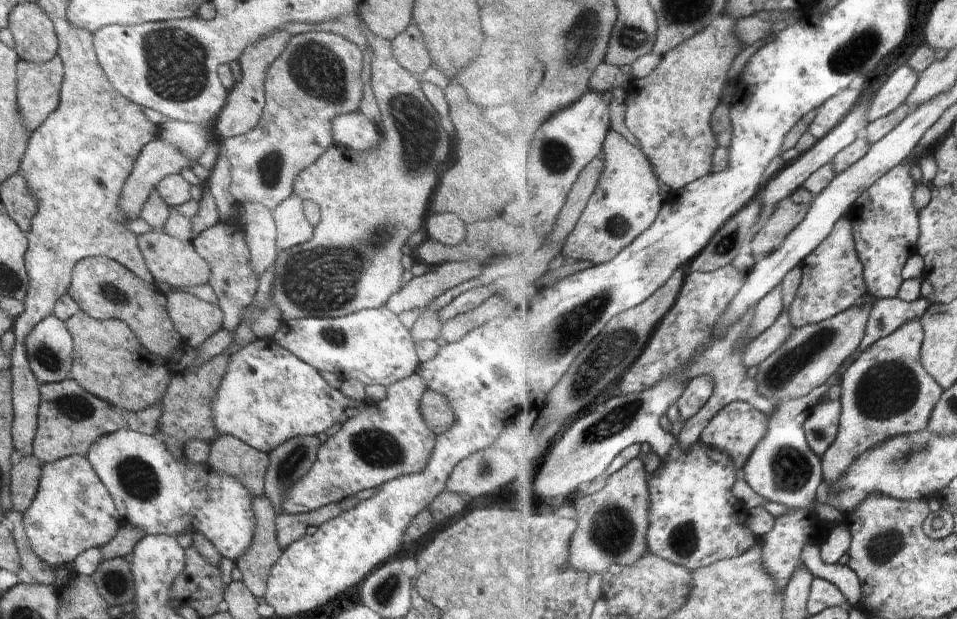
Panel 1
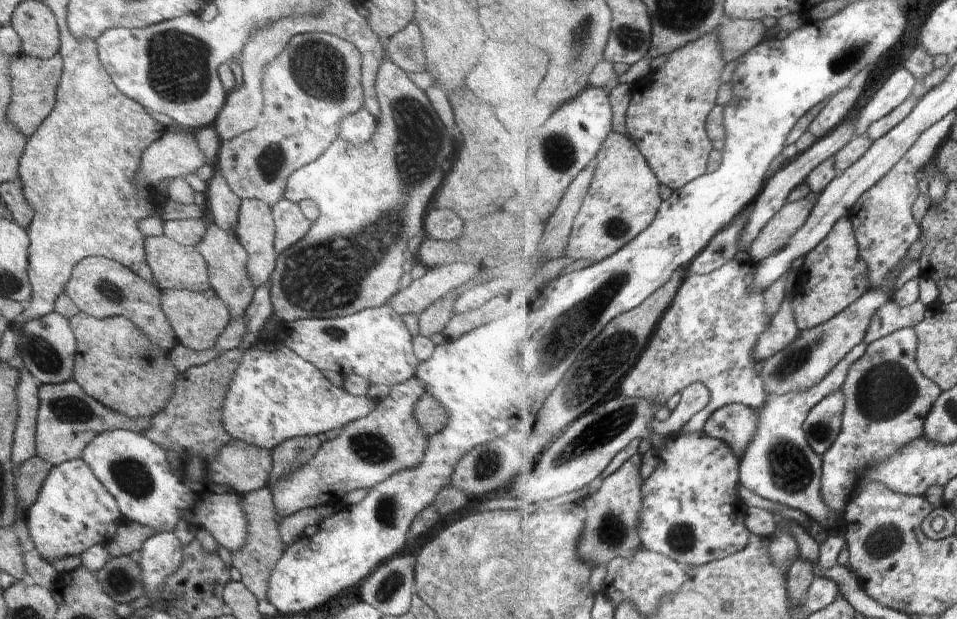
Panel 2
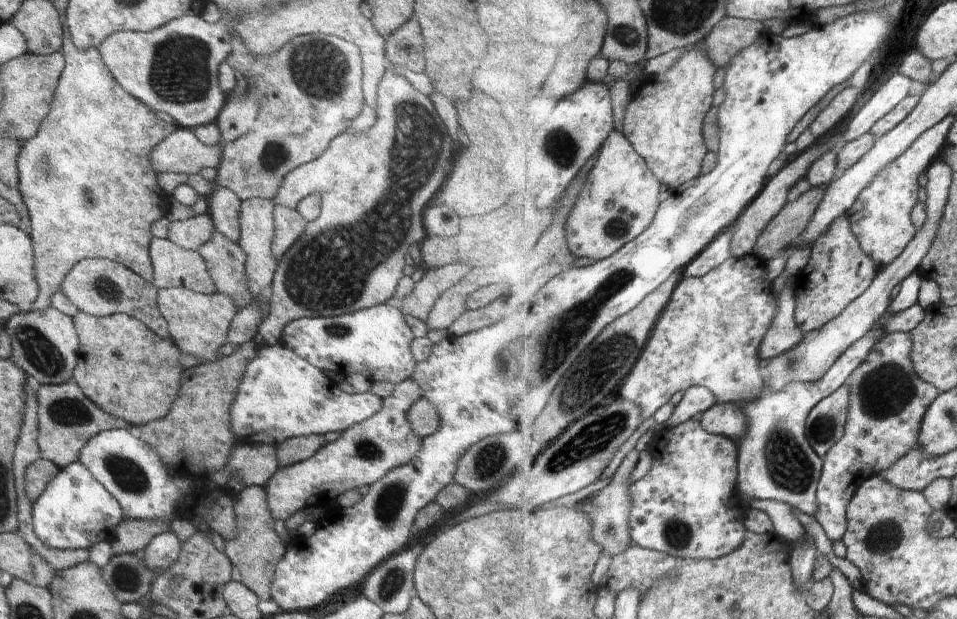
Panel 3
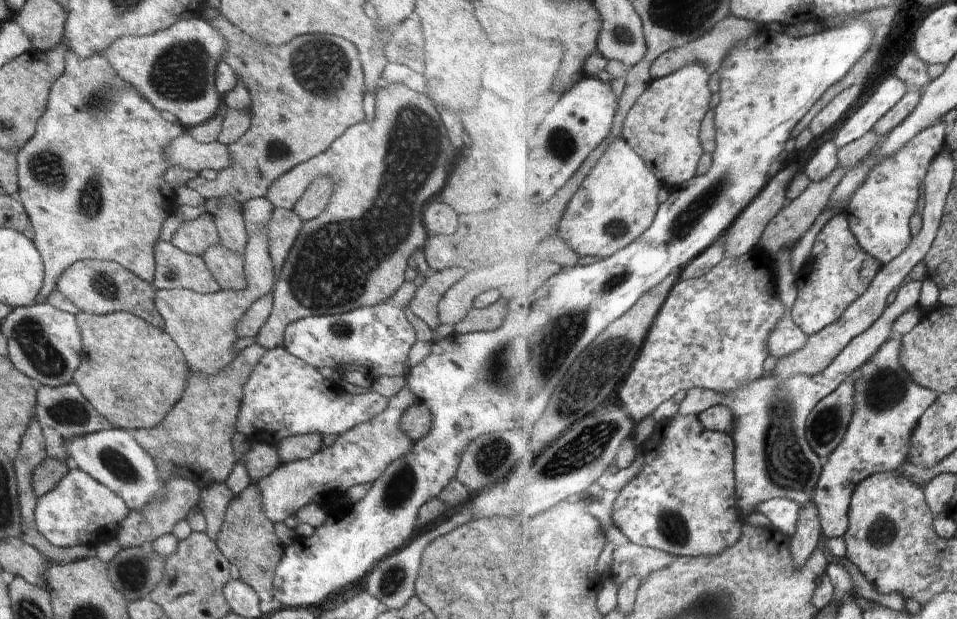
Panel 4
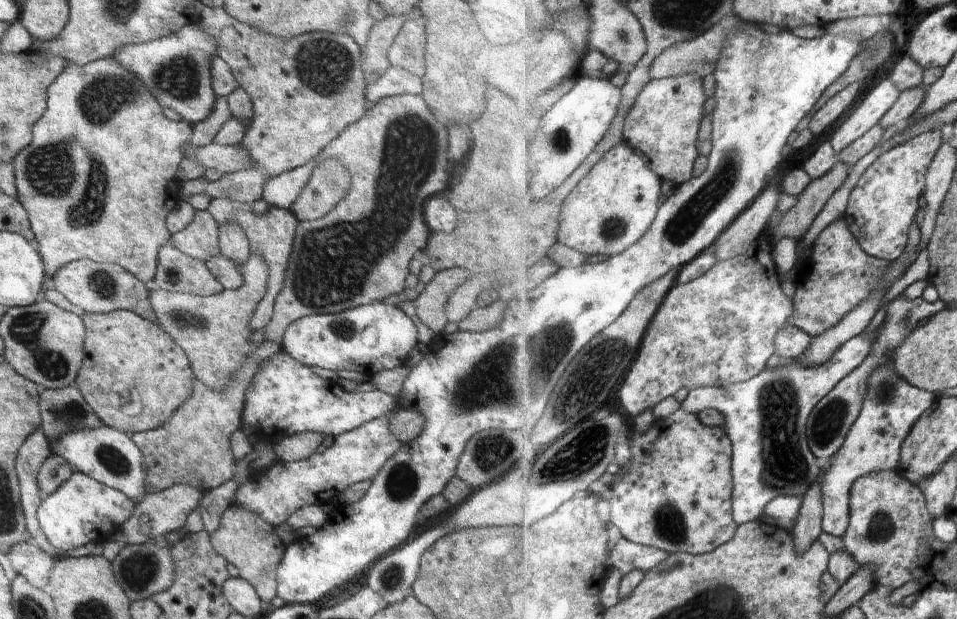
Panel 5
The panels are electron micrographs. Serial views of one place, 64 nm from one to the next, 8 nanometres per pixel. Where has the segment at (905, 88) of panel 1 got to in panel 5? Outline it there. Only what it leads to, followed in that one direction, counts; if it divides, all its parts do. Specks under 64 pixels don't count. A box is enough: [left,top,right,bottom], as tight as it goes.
[832,78,902,155]

